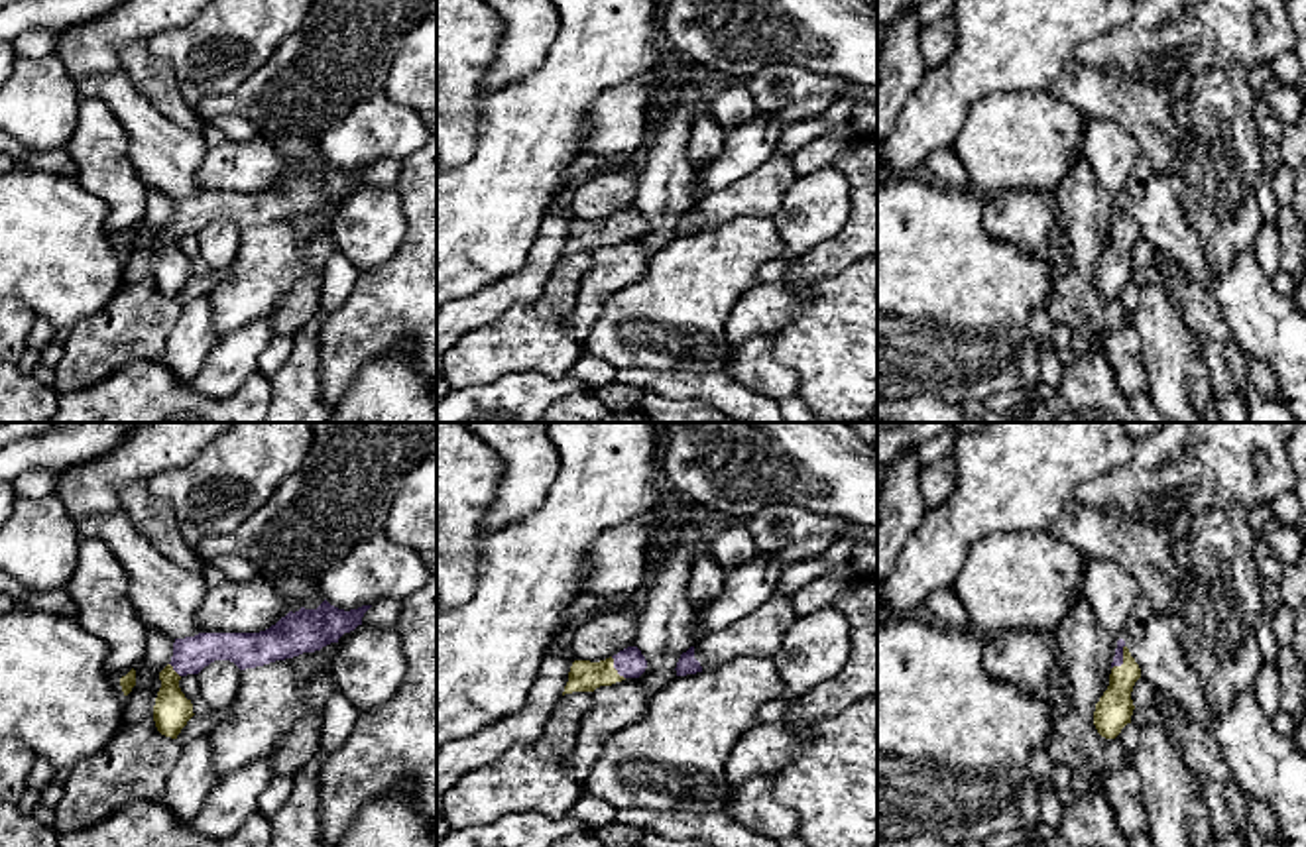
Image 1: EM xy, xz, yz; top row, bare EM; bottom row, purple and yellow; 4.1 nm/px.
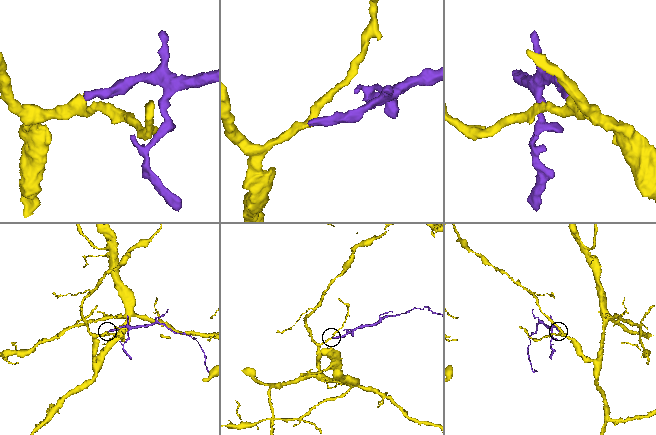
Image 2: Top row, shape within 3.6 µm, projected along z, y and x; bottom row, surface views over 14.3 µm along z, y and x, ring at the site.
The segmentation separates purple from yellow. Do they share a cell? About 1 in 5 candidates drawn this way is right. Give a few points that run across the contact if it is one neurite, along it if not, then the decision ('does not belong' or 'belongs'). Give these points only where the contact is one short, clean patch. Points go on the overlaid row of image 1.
yz (1118, 659), (1122, 659), (1122, 684), (1114, 710) | belongs

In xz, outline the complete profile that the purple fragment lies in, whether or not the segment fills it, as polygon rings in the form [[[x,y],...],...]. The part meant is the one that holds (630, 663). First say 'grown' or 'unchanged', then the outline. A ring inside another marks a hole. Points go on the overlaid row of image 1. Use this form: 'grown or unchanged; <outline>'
grown; [[[627,647],[600,662],[574,660],[563,696],[572,692],[594,692],[600,686],[612,686],[625,678],[639,678],[645,668],[647,660],[637,647]]]

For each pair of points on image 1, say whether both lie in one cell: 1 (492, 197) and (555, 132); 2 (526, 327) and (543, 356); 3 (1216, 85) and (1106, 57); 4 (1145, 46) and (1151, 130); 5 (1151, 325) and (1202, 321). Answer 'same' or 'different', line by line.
1: same
2: same
3: different
4: different
5: different

